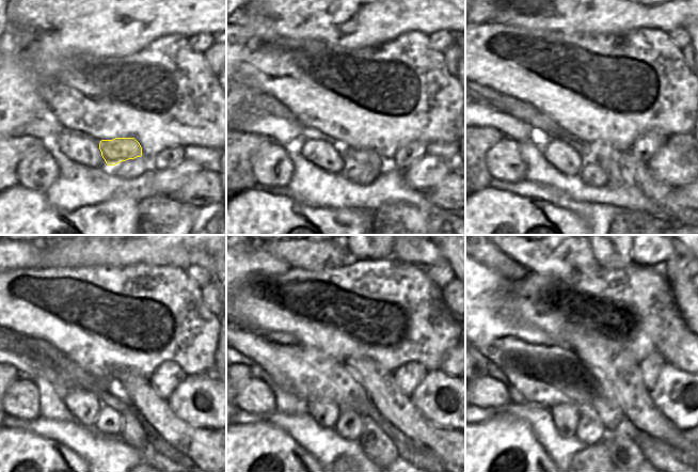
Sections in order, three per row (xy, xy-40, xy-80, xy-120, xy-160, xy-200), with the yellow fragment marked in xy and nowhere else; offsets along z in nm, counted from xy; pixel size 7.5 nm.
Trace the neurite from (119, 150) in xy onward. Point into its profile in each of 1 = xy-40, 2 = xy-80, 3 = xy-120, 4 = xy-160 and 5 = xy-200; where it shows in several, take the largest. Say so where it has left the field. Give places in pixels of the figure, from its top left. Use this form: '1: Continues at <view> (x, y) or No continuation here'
1: Continues at xy-40 (351, 156)
2: Continues at xy-80 (598, 153)
3: Continues at xy-120 (137, 433)
4: Continues at xy-160 (383, 443)
5: Continues at xy-200 (629, 447)

